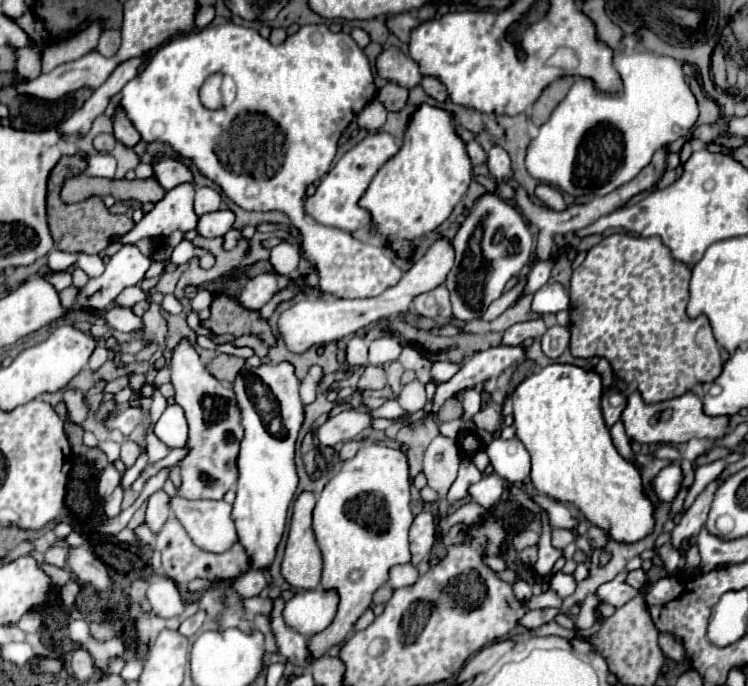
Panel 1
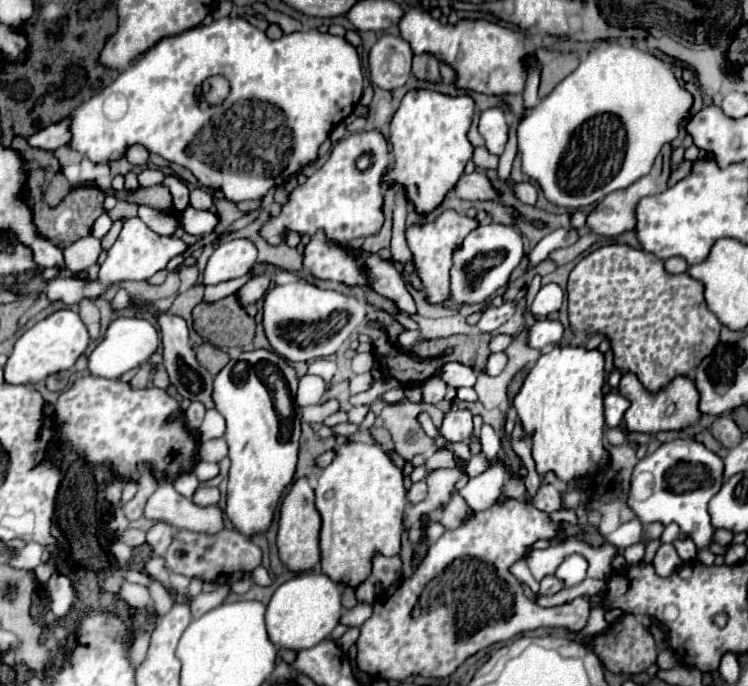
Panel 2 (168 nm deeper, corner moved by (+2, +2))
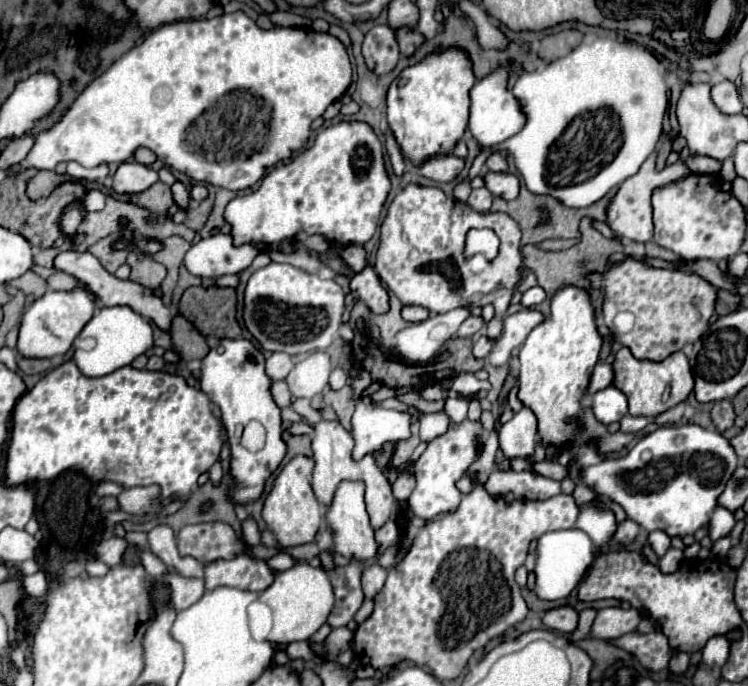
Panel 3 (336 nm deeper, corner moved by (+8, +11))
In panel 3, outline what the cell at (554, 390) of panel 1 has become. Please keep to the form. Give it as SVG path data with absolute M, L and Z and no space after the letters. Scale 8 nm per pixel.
M561 286L551 298L549 316L529 332L519 352L519 400L537 416L539 436L543 436L545 444L561 446L575 438L575 426L567 420L575 420L581 410L579 400L585 396L601 344L603 338L597 332L589 292L577 286Z

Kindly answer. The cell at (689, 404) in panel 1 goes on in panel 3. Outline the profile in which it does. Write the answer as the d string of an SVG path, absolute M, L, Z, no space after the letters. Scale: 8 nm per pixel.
M621 346L615 354L613 368L615 368L615 386L627 396L631 416L655 418L661 412L687 400L687 396L693 390L691 366L681 350L669 354L661 362L653 362L653 360L637 360L627 346Z

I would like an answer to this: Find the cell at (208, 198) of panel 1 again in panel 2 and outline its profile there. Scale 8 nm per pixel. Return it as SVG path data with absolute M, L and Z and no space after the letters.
M193 189L191 191L191 207L193 209L213 209L213 199L207 191Z

